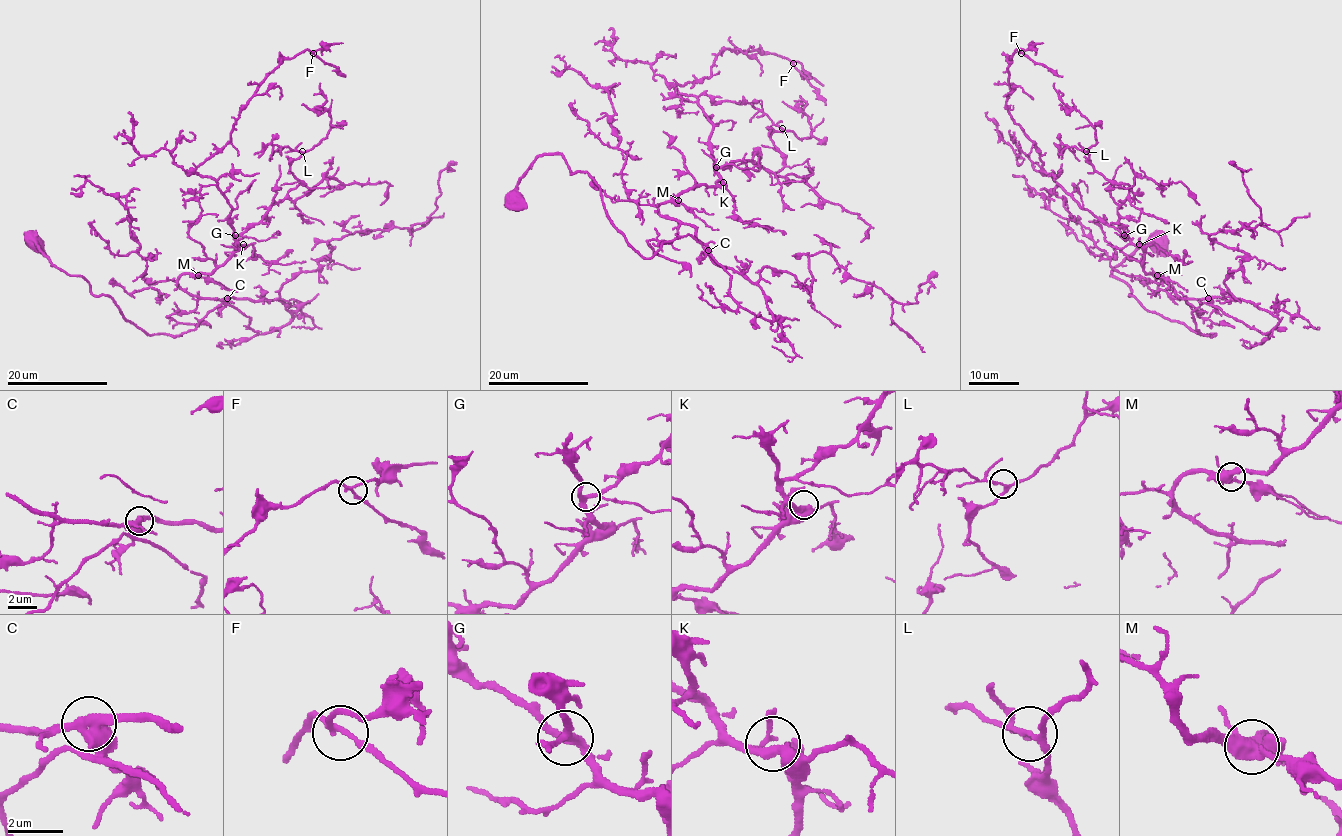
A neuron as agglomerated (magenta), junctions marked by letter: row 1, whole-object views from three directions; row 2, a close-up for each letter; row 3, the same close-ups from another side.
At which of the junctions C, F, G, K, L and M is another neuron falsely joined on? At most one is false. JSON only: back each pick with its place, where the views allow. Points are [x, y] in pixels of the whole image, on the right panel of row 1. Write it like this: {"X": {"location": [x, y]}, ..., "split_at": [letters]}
{"split_at": []}

